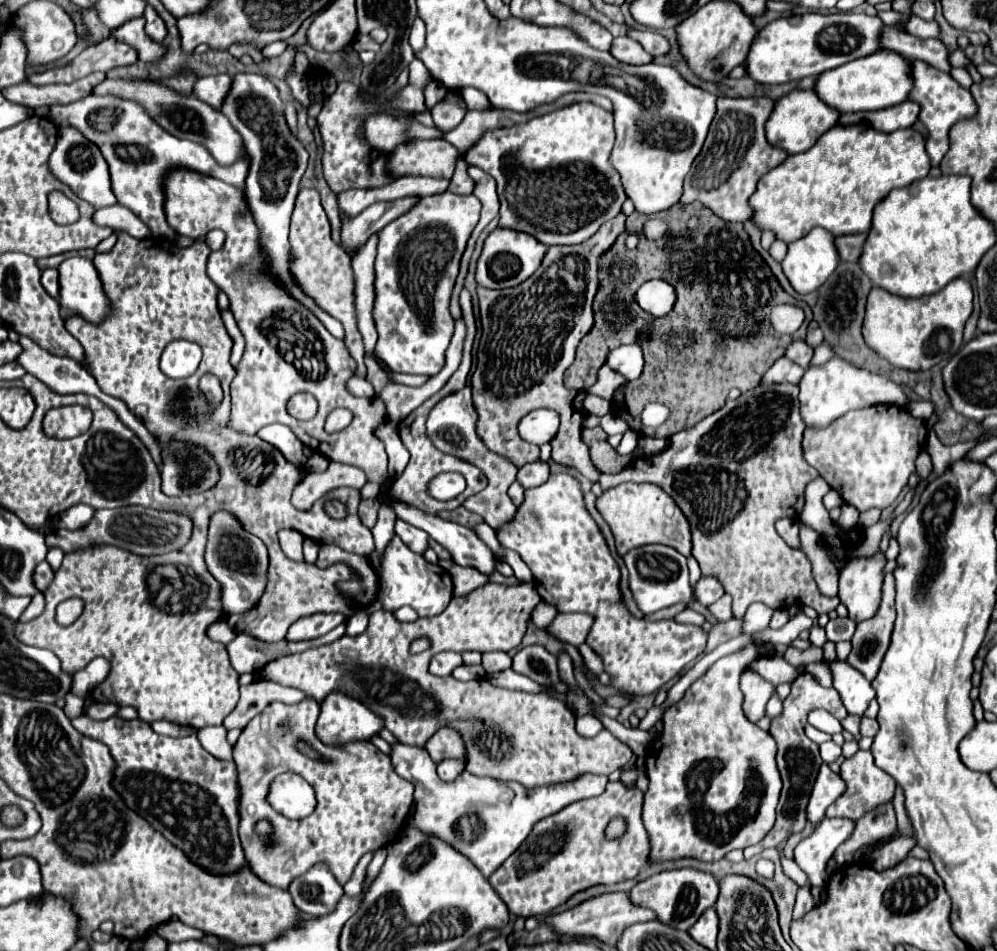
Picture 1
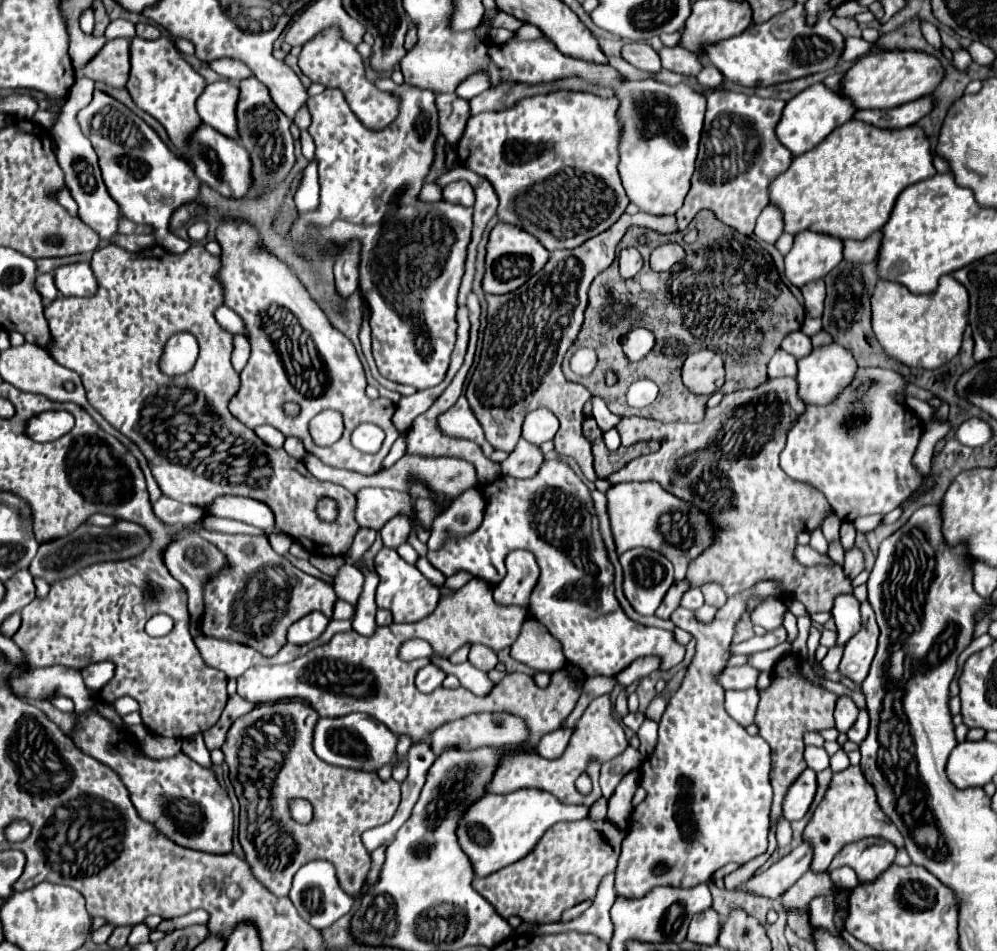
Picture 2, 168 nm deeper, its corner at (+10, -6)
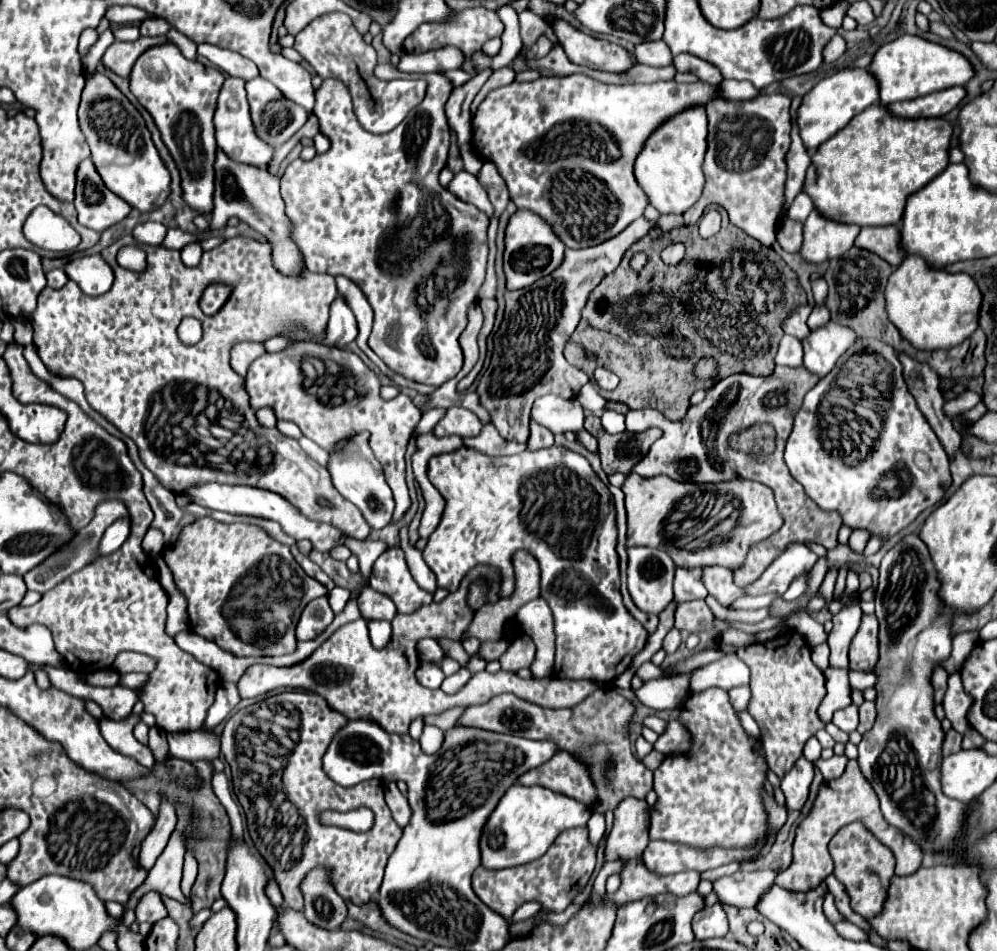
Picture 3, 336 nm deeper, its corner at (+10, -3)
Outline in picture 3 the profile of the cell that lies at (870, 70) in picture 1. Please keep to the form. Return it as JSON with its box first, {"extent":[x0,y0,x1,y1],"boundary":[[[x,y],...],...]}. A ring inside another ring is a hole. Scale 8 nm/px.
{"extent":[871,35,975,105],"boundary":[[[901,35],[877,51],[871,63],[871,73],[879,81],[881,103],[891,105],[897,101],[917,99],[947,87],[965,85],[975,75],[975,69],[959,51],[953,51],[939,43],[931,43],[917,35]]]}

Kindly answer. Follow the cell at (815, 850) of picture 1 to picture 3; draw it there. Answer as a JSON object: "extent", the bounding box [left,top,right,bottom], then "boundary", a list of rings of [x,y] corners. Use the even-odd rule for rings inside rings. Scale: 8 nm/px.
{"extent":[713,871,775,907],"boundary":[[[737,871],[733,875],[713,881],[713,891],[723,905],[755,907],[757,895],[761,895],[765,887],[771,887],[775,877],[775,871]]]}

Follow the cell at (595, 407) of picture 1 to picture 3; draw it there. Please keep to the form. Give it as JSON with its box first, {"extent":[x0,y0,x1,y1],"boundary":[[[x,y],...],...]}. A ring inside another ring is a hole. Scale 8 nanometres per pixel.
{"extent":[585,415,662,475],"boundary":[[[589,415],[585,419],[585,429],[597,439],[599,443],[599,455],[601,455],[601,465],[607,475],[613,475],[617,471],[629,475],[633,465],[639,463],[655,441],[657,441],[662,431],[660,429],[647,429],[641,433],[631,433],[623,431],[617,435],[611,435],[603,429],[601,419],[595,415]]]}

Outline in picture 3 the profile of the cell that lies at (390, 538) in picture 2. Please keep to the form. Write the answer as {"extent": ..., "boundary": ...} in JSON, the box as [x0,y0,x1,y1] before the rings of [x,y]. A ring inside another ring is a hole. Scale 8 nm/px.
{"extent":[245,341,421,521],"boundary":[[[303,341],[283,353],[265,353],[259,359],[255,359],[249,367],[245,387],[249,391],[253,409],[261,409],[261,407],[275,409],[277,419],[287,419],[287,421],[297,423],[303,435],[315,441],[317,445],[321,445],[325,451],[329,451],[329,447],[333,447],[333,439],[341,439],[341,435],[353,435],[353,431],[363,431],[363,429],[369,431],[371,433],[369,445],[373,447],[377,461],[385,467],[385,477],[397,503],[393,521],[399,521],[403,513],[411,507],[411,499],[409,499],[407,485],[405,485],[405,459],[403,457],[405,457],[407,443],[415,431],[415,425],[421,419],[421,411],[413,405],[411,397],[403,393],[395,397],[393,401],[385,401],[381,397],[381,383],[377,375],[357,355],[353,355],[347,349],[321,347],[319,343]]]}

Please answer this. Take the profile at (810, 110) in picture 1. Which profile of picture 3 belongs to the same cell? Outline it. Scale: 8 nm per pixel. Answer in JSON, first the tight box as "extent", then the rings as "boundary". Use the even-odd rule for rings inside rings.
{"extent":[799,67,879,151],"boundary":[[[845,67],[837,71],[835,75],[825,77],[821,83],[817,83],[811,93],[803,97],[803,103],[799,107],[799,129],[801,139],[809,151],[817,149],[821,143],[825,143],[829,137],[833,137],[839,129],[843,129],[855,115],[865,111],[869,105],[879,101],[879,89],[877,79],[869,73],[869,69],[859,67]]]}

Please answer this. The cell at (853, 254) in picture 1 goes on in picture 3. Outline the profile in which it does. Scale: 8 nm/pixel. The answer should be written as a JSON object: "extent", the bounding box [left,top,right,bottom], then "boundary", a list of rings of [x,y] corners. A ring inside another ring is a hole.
{"extent":[855,225,907,267],"boundary":[[[895,225],[863,227],[855,245],[865,247],[869,251],[877,251],[877,255],[887,259],[887,263],[891,263],[893,267],[897,267],[907,257],[901,247],[901,233]]]}

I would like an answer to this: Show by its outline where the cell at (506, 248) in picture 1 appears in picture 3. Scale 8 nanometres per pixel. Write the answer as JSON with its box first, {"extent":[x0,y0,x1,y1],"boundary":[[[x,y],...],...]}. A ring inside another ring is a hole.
{"extent":[505,211,565,289],"boundary":[[[517,211],[511,215],[505,231],[505,275],[507,289],[523,289],[547,277],[563,263],[565,245],[555,235],[553,227],[533,211]]]}

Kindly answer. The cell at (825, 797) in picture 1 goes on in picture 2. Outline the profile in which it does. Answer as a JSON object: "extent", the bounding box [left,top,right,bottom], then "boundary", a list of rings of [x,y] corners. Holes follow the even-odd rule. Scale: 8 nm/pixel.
{"extent":[783,768,817,822],"boundary":[[[807,768],[801,778],[797,778],[797,782],[789,788],[789,794],[785,796],[785,802],[783,802],[783,816],[793,822],[793,820],[801,820],[813,798],[815,798],[815,792],[817,792],[817,776],[811,768]]]}

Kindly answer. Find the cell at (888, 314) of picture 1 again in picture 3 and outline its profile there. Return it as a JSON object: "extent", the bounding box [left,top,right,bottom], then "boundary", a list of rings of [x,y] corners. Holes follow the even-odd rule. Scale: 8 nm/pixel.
{"extent":[887,255,981,349],"boundary":[[[909,255],[905,263],[889,277],[887,315],[891,323],[917,349],[949,349],[959,345],[979,327],[981,291],[967,273],[947,273],[933,269],[923,257]]]}

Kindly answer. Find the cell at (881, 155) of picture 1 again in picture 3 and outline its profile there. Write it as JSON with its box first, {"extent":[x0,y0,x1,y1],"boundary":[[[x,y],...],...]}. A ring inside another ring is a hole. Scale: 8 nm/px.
{"extent":[803,103,953,225],"boundary":[[[873,103],[861,115],[853,117],[829,143],[823,143],[813,155],[807,169],[803,191],[813,199],[815,209],[827,219],[839,223],[867,225],[895,225],[901,221],[907,197],[933,181],[949,165],[949,143],[953,125],[945,119],[907,119],[893,115],[887,105]]]}

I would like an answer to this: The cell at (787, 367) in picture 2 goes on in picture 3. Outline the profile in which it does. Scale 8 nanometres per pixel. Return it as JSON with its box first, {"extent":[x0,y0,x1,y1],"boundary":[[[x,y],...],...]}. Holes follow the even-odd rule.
{"extent":[775,335,803,367],"boundary":[[[783,335],[781,343],[779,343],[779,351],[775,357],[777,365],[787,365],[787,367],[799,367],[803,365],[803,349],[801,349],[801,341],[791,337],[791,335]]]}

